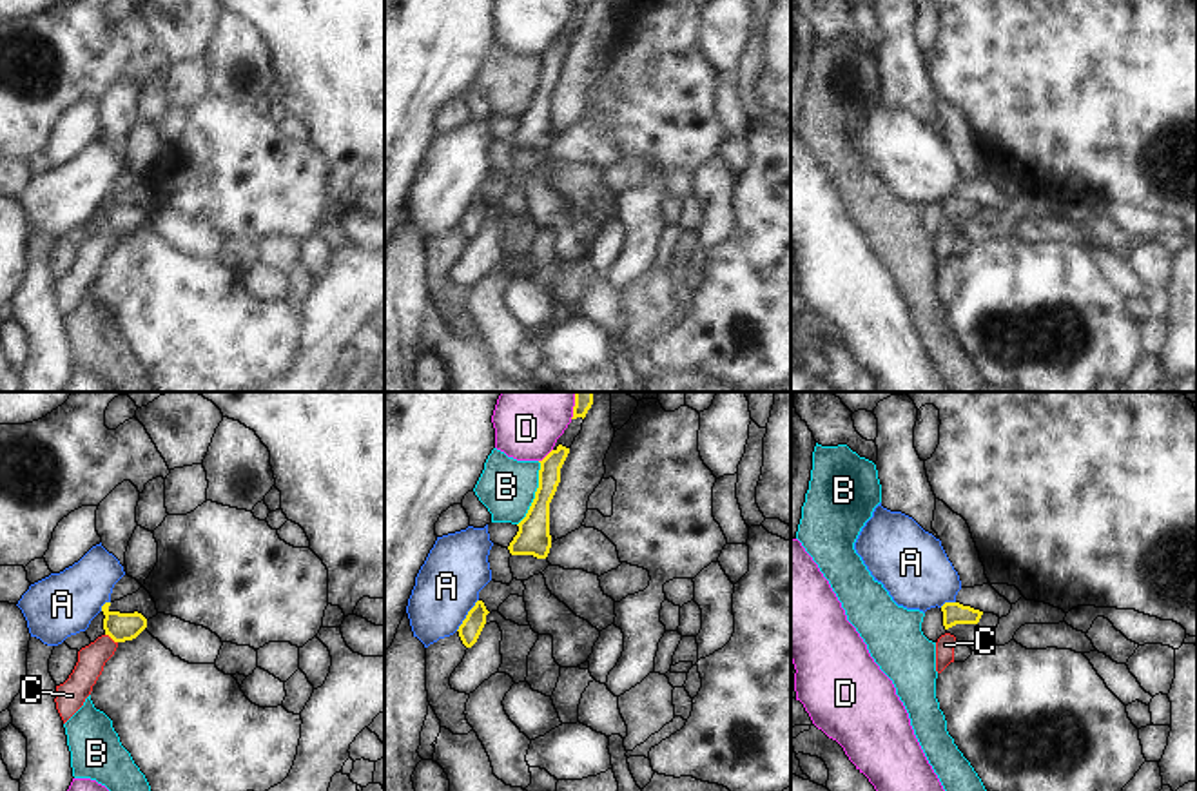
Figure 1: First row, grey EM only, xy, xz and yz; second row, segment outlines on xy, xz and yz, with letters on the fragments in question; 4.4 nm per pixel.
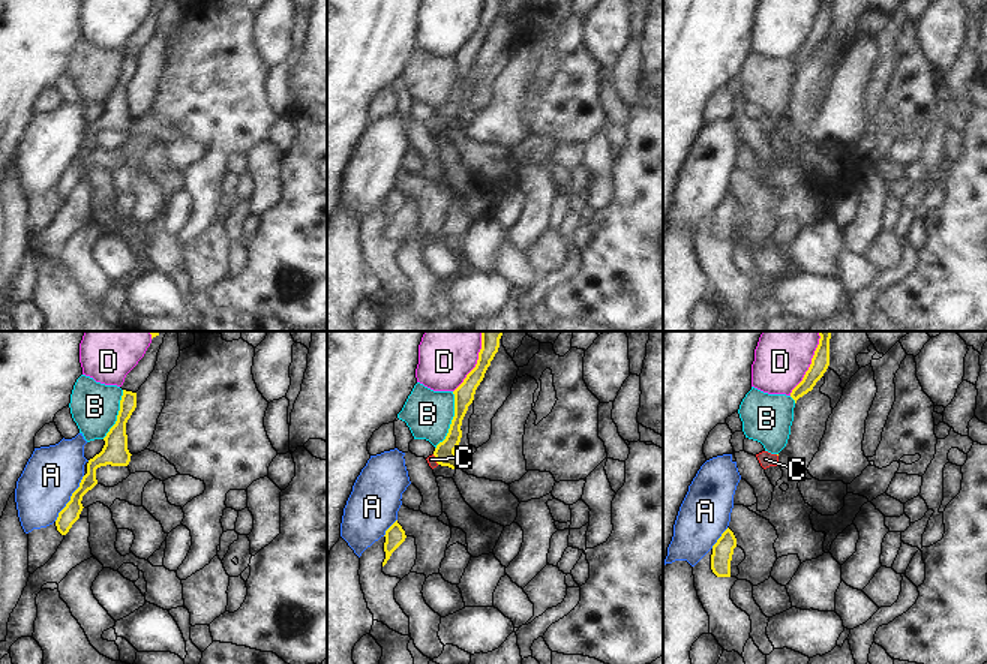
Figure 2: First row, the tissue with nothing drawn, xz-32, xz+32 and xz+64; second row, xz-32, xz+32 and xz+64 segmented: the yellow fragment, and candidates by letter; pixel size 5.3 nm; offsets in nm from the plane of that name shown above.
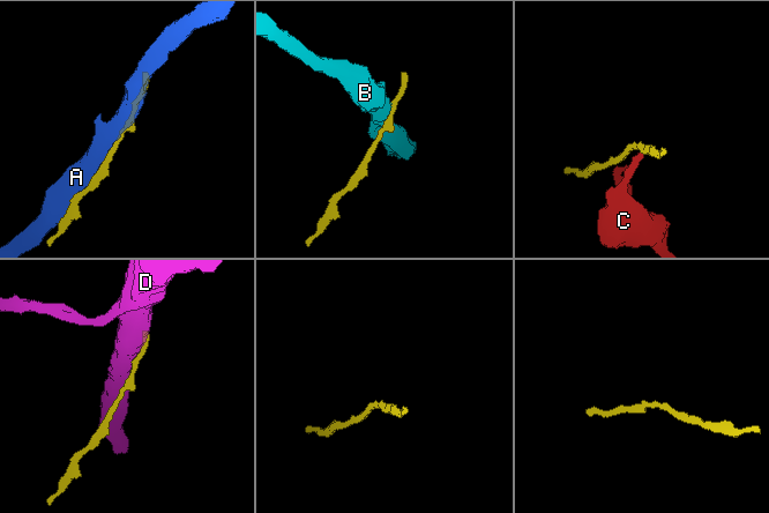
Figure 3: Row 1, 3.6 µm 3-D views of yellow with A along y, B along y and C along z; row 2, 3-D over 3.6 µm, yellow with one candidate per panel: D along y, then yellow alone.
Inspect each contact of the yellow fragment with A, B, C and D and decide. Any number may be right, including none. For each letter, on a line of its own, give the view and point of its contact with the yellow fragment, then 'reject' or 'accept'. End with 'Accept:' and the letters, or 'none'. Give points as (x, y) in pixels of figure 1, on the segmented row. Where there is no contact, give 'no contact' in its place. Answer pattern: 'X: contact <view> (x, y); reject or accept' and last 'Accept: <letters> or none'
A: contact xz (467, 615); reject
B: contact xz (535, 494); reject
C: contact xy (111, 637); reject
D: contact xz (546, 456); reject
Accept: none

